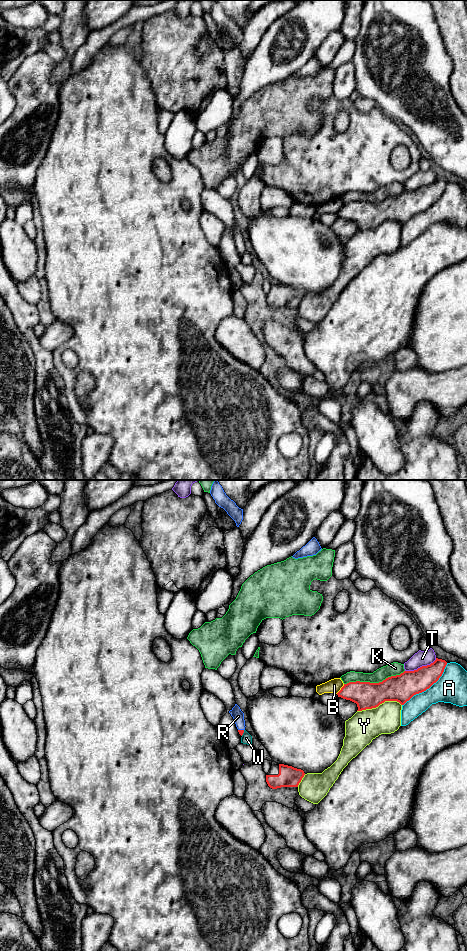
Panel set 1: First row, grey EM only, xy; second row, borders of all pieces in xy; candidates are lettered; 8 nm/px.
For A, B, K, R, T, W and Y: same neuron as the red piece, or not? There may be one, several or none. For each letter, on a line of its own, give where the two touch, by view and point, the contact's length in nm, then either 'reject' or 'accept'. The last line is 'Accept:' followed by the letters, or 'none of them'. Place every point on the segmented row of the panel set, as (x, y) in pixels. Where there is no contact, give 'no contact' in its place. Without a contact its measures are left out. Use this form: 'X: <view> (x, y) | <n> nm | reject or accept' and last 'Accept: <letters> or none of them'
A: xy (428, 688) | 500 nm | reject
B: xy (341, 689) | 100 nm | reject
K: xy (374, 683) | 500 nm | reject
R: xy (241, 730) | 50 nm | accept
T: xy (420, 667) | 280 nm | reject
W: xy (243, 732) | 50 nm | reject
Y: xy (379, 704) | 360 nm | reject
Accept: R

